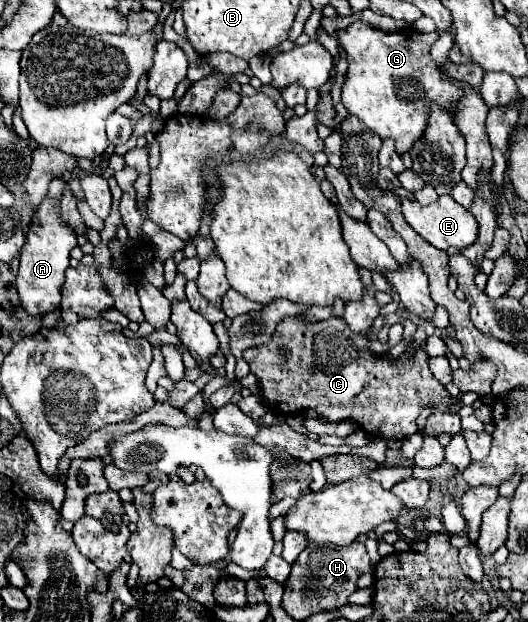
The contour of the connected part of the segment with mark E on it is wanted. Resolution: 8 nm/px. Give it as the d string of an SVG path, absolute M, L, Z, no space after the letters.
M443 195L439 197L435 203L423 207L423 205L413 205L413 201L409 199L401 199L403 205L403 217L405 221L413 227L415 233L419 233L427 243L431 243L437 249L447 249L447 247L469 247L471 243L475 243L477 235L479 235L479 225L477 219L471 215L469 209L459 207L459 203L455 203L455 199L451 199L451 195Z

